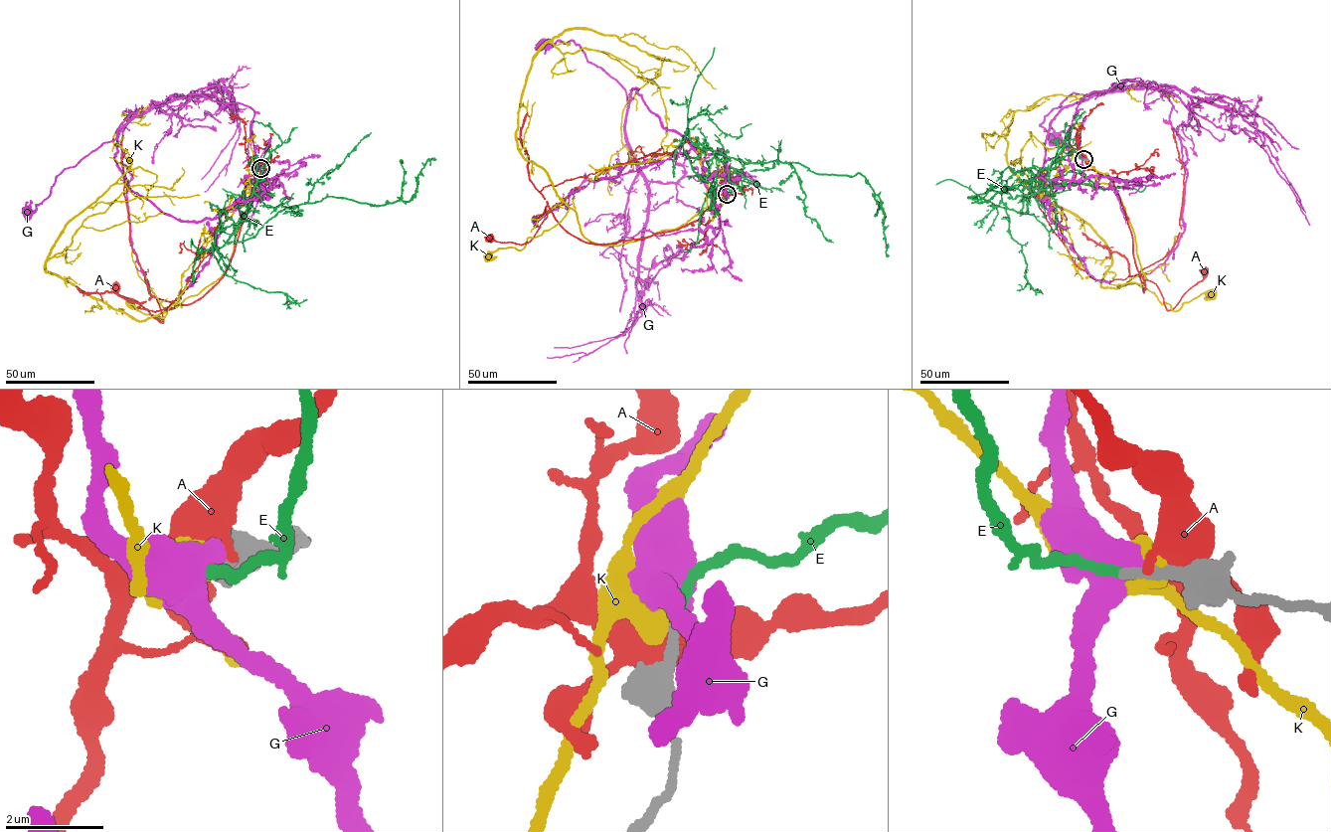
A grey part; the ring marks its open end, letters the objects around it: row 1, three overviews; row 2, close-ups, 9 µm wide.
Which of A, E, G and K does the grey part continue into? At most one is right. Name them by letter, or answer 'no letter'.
E

